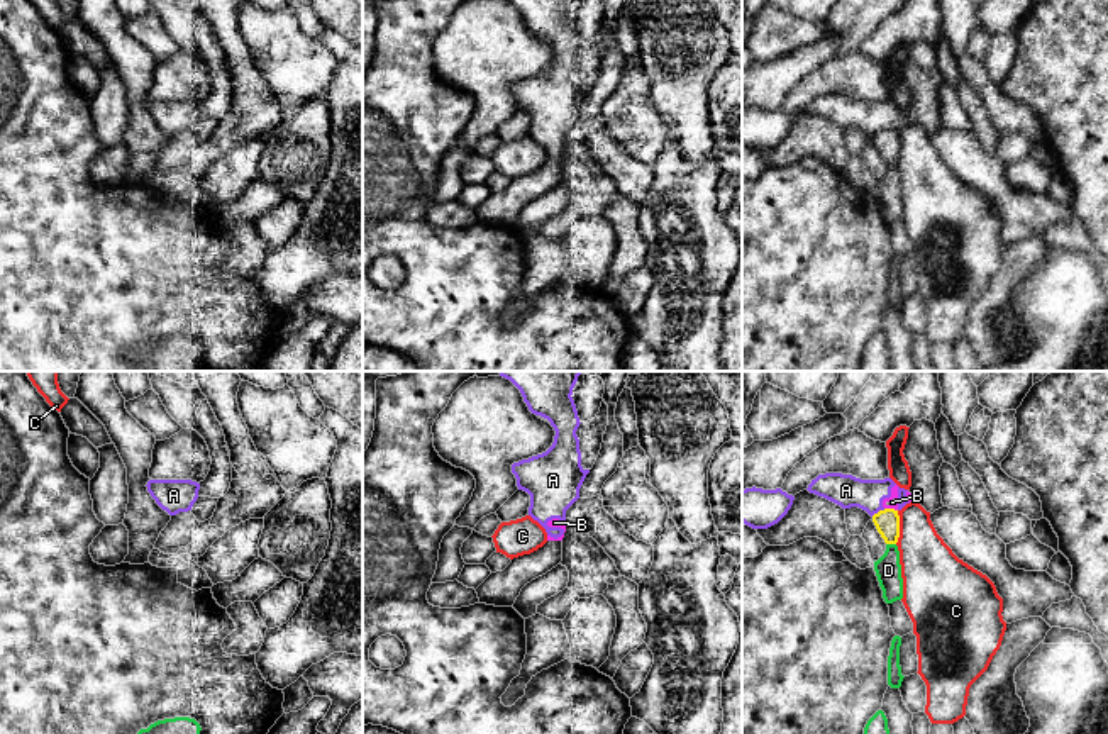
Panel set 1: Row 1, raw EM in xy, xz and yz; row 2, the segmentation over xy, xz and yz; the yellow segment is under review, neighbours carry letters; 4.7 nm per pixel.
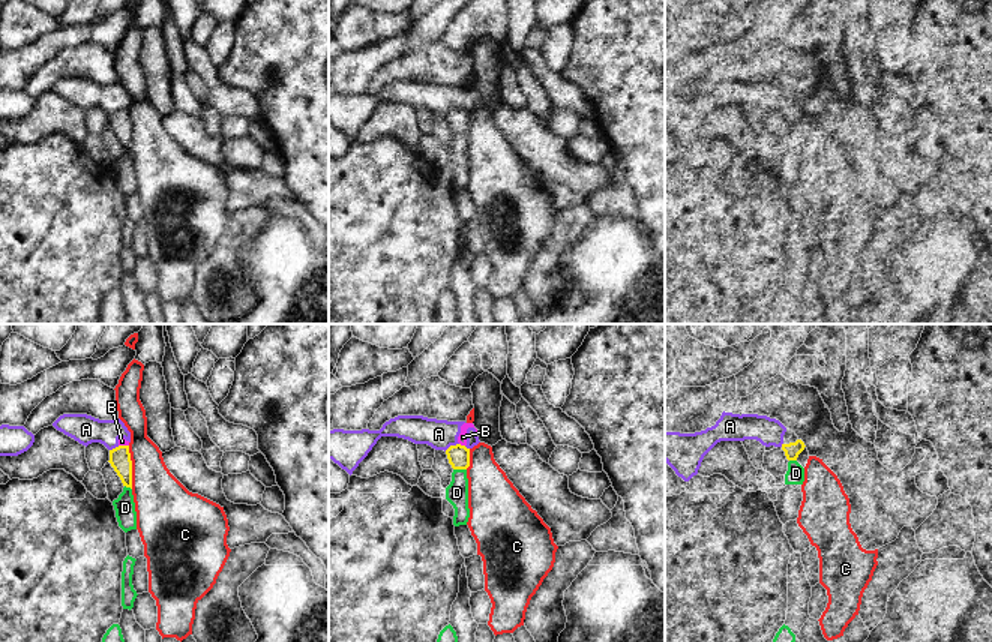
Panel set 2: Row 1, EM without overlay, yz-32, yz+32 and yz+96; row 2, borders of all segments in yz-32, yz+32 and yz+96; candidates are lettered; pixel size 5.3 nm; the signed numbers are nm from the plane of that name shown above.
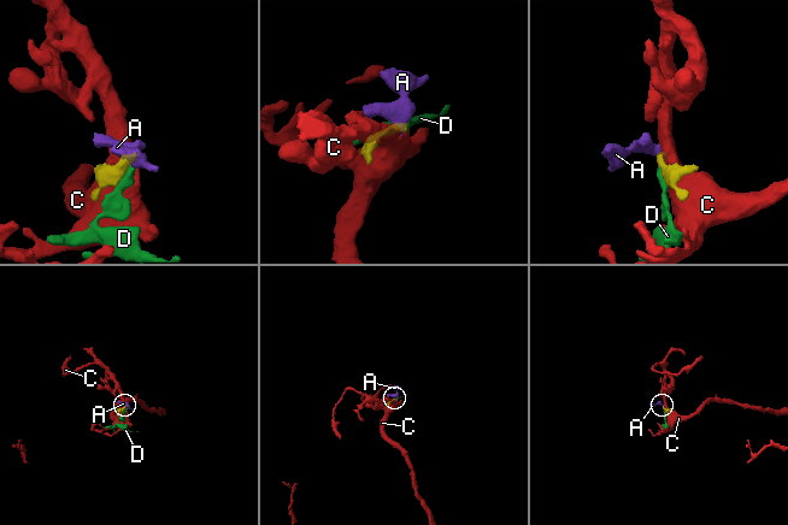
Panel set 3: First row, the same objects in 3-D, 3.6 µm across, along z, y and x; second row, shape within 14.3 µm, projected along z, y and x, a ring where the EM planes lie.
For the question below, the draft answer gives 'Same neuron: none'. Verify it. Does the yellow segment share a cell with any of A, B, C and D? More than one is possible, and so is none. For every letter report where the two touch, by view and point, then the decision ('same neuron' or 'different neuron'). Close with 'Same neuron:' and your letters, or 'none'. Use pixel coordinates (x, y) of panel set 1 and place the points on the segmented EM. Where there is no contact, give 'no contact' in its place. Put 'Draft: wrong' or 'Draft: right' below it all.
A: contact yz (880, 511); different neuron
B: contact yz (891, 509); different neuron
C: contact yz (898, 528); different neuron
D: contact yz (891, 543); different neuron
Same neuron: none
Draft: right

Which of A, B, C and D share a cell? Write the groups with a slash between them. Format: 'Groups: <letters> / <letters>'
Groups: A B / C / D

